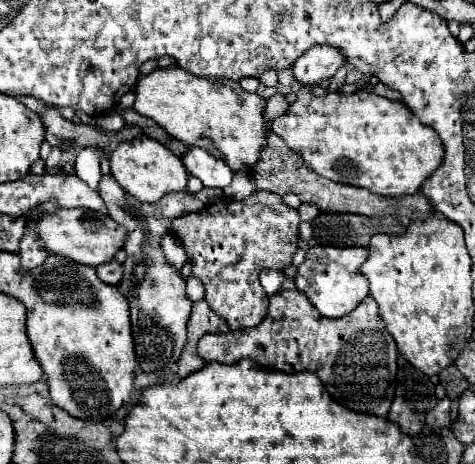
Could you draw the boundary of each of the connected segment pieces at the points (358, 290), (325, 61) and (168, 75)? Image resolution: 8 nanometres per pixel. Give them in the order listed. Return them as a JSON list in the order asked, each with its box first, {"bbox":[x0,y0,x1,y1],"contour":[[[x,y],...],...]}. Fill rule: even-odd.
[{"bbox":[295,246,369,318],"contour":[[[315,246],[307,250],[305,262],[297,268],[295,284],[297,290],[301,290],[309,302],[329,318],[341,318],[349,314],[369,292],[365,282],[365,276],[361,274],[361,262],[367,258],[367,248],[335,248],[335,246]]]},{"bbox":[293,46,343,86],"contour":[[[313,46],[293,64],[293,74],[303,86],[313,86],[321,80],[329,80],[343,64],[343,50],[335,46]]]},{"bbox":[133,66,269,172],"contour":[[[179,66],[155,68],[139,78],[133,108],[163,126],[173,138],[187,146],[209,150],[215,158],[229,162],[239,172],[259,160],[269,124],[263,120],[265,98],[245,92],[239,82],[225,78],[199,78]]]}]

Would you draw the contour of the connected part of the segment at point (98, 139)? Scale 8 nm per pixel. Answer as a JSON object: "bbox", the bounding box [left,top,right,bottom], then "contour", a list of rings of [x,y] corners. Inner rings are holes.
{"bbox":[41,108,143,152],"contour":[[[49,108],[47,112],[43,112],[41,120],[47,128],[45,130],[45,140],[51,146],[69,148],[69,150],[93,146],[93,148],[105,148],[105,150],[113,152],[113,148],[119,142],[131,140],[131,138],[137,138],[139,134],[143,134],[143,130],[139,126],[129,126],[129,124],[119,132],[107,132],[107,130],[97,128],[97,126],[73,124],[71,120],[61,118],[57,108]]]}

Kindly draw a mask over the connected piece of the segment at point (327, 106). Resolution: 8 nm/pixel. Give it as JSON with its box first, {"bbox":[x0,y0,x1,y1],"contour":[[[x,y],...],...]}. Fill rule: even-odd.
{"bbox":[271,88,443,198],"contour":[[[301,88],[297,102],[291,104],[283,116],[271,120],[271,130],[279,138],[283,138],[291,150],[299,152],[303,162],[313,172],[339,184],[367,188],[381,196],[397,198],[409,192],[417,192],[425,178],[428,178],[443,160],[443,144],[433,128],[421,124],[419,118],[403,102],[393,102],[365,90],[353,94],[327,92],[325,96],[315,96],[311,88]]]}

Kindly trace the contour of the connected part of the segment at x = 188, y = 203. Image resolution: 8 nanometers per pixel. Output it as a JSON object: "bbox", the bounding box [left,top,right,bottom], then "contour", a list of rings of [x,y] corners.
{"bbox":[99,176,205,372],"contour":[[[103,176],[99,184],[99,194],[109,208],[109,216],[127,228],[129,240],[123,250],[127,252],[127,260],[123,262],[123,278],[119,282],[121,294],[129,300],[131,308],[131,328],[135,340],[135,352],[143,372],[175,372],[175,362],[185,344],[185,324],[191,314],[191,302],[185,294],[185,280],[181,274],[167,264],[159,240],[169,234],[171,218],[203,210],[205,204],[199,200],[191,200],[185,192],[167,194],[155,204],[145,204],[127,194],[113,176]]]}

